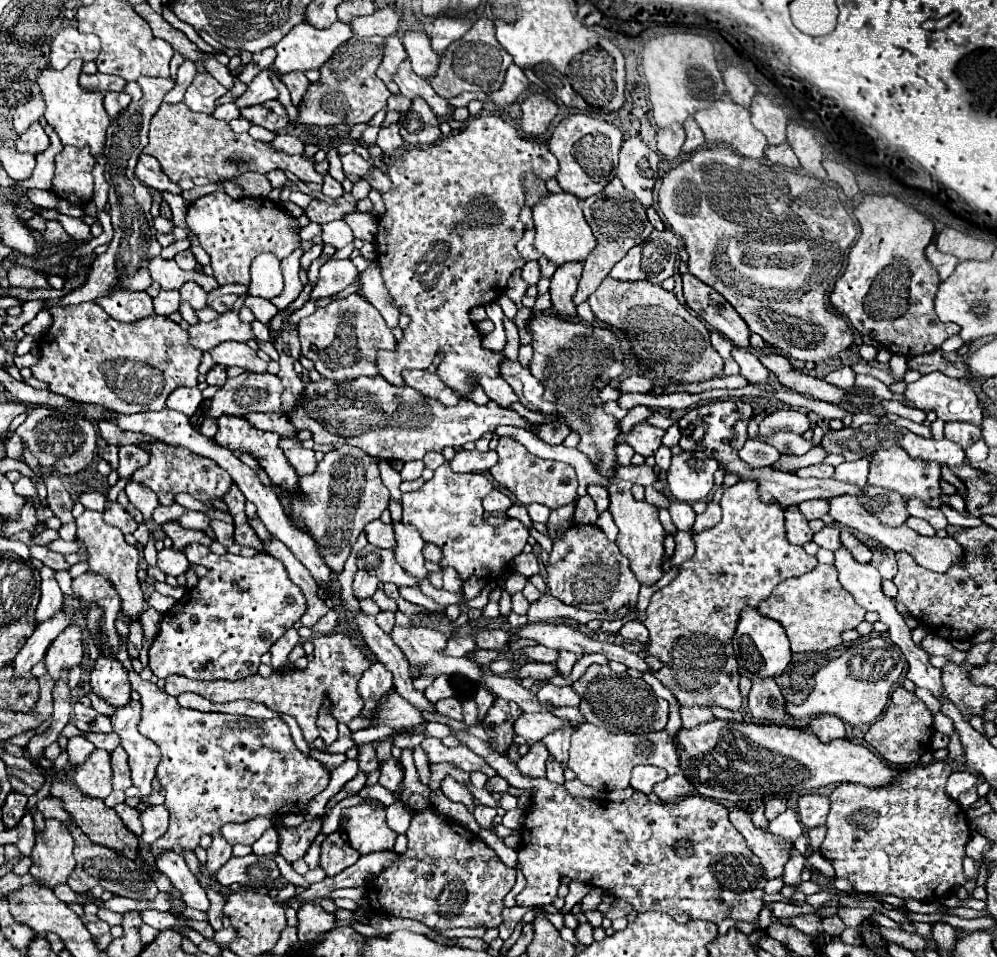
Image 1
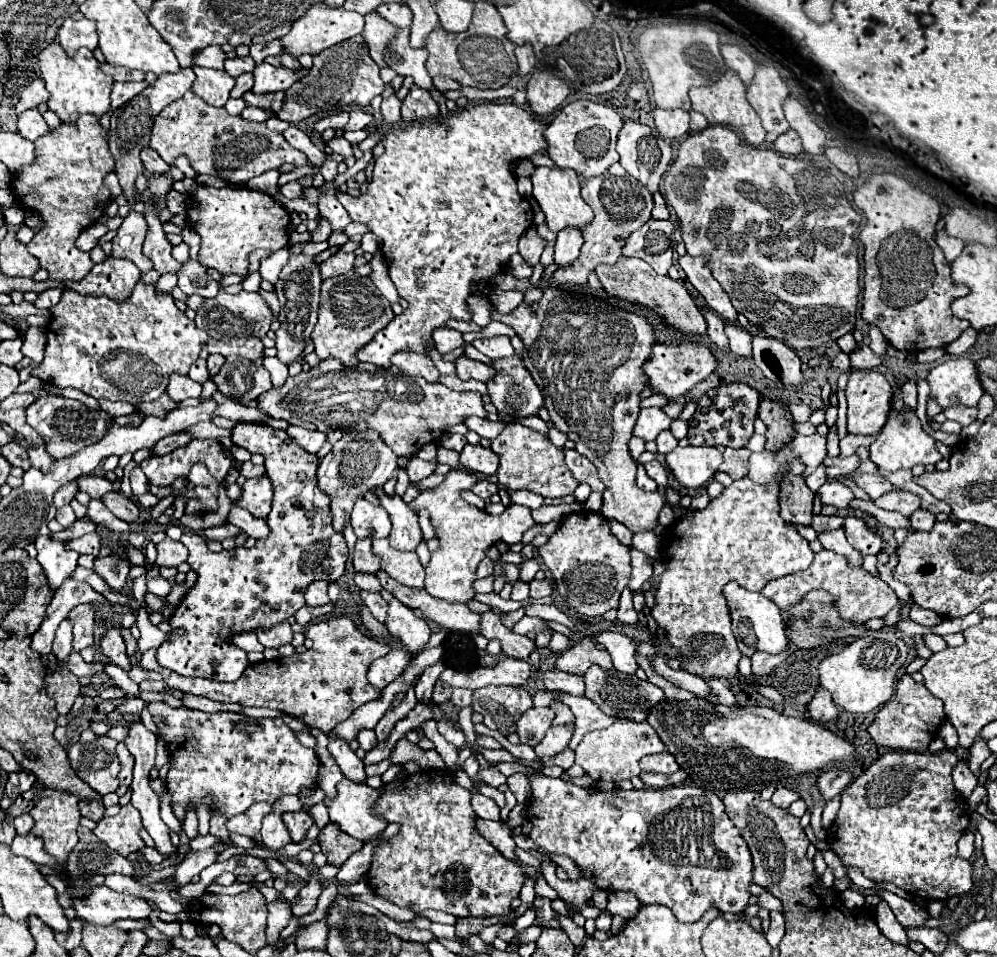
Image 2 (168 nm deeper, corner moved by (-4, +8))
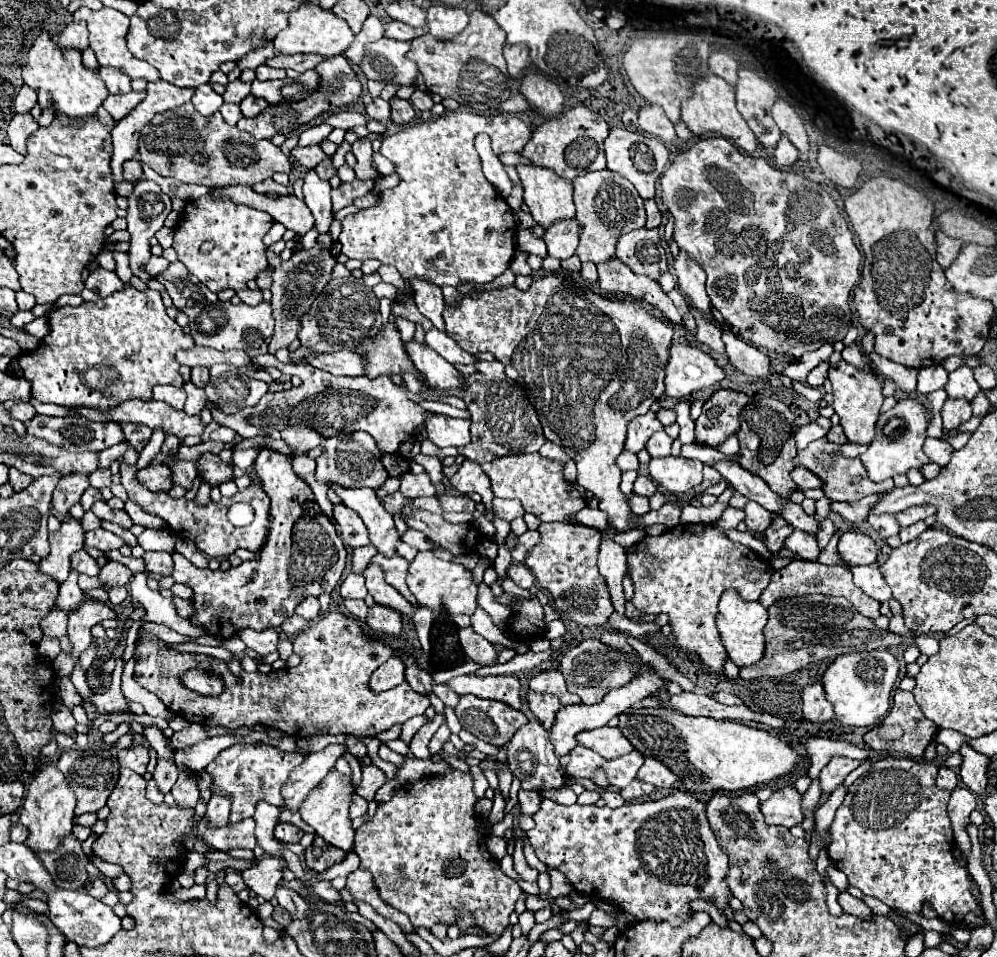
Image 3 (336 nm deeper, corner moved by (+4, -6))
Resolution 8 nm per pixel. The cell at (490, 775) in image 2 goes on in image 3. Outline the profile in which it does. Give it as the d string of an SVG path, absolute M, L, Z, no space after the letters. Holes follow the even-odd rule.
M453 770L445 774L427 776L415 784L403 786L391 800L377 806L377 812L355 836L355 852L361 858L361 868L369 870L379 898L405 912L415 928L431 930L435 924L451 926L459 916L471 914L475 924L489 934L501 936L509 926L509 914L515 908L521 888L515 880L505 876L499 868L499 860L489 854L485 836L477 830L479 816L475 814L475 802L479 798L473 792L473 776Z

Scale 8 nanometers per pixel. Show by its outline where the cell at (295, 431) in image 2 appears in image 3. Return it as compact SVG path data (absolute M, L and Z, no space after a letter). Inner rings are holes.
M289 426L289 428L281 430L281 438L289 444L289 448L295 456L305 456L311 448L315 448L323 442L323 438L319 438L319 434L315 434L315 430L307 430L307 426Z

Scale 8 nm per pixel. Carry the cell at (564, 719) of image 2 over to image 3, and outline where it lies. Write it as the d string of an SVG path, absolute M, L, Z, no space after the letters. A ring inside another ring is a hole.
M529 692L527 694L527 700L529 700L529 710L535 714L535 718L547 730L551 730L551 726L555 722L555 714L561 708L559 698L555 698L553 694L535 694L535 692Z

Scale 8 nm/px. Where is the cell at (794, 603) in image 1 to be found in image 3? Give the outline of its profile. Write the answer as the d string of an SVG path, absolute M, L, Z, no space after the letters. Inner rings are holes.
M799 560L799 562L789 562L785 568L779 570L779 574L775 574L775 578L771 580L771 586L767 586L767 590L761 594L759 602L769 608L775 602L789 598L789 596L805 596L805 594L825 594L825 596L843 596L847 600L851 600L851 604L859 610L859 614L877 620L881 616L879 612L879 602L869 598L867 594L863 594L855 582L853 582L853 574L851 570L843 568L843 566L825 566L819 562L809 562L809 560Z

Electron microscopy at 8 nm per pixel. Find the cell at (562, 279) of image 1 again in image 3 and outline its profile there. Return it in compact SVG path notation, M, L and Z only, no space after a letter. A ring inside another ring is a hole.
M555 222L551 230L545 232L545 244L549 250L549 256L567 260L569 256L575 254L577 244L579 244L579 222Z

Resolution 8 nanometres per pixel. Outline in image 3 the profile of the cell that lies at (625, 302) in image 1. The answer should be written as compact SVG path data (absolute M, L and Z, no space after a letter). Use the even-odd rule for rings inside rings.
M613 258L611 262L599 264L597 272L599 272L599 286L605 294L623 294L623 296L641 298L643 302L661 310L661 314L667 320L683 326L683 320L675 304L671 302L671 298L661 290L661 286L655 280L631 272L617 258Z

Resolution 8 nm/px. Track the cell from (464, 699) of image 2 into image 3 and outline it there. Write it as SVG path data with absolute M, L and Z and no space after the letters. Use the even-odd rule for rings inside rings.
M435 684L435 686L433 686L433 694L435 694L445 706L449 706L449 708L453 708L453 706L459 702L459 696L457 696L453 690L449 690L445 684Z

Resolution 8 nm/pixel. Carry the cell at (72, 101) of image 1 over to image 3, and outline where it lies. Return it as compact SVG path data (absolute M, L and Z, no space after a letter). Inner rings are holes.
M41 34L29 50L29 60L23 68L23 80L29 88L37 92L39 106L43 110L53 106L55 116L67 116L71 120L93 116L99 110L101 102L109 96L99 74L87 70L81 64L81 54L77 50L61 52L59 46L47 34Z

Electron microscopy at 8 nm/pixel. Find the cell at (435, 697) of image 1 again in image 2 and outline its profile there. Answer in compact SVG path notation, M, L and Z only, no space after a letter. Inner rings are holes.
M503 658L493 666L479 666L475 670L459 672L453 668L445 668L439 680L447 682L449 686L477 690L487 684L509 684L509 686L523 686L531 676L531 664L527 660Z

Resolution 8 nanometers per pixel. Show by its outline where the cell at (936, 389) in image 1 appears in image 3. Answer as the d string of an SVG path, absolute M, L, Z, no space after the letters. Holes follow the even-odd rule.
M961 366L949 374L949 382L945 384L945 392L949 398L965 398L967 402L973 402L973 398L979 394L979 384L973 378L973 370L969 366Z

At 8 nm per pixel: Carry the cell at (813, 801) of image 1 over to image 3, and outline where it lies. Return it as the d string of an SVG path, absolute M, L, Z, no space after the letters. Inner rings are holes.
M839 756L831 758L829 764L819 774L821 792L831 794L833 790L837 790L843 784L843 780L847 778L847 774L851 770L855 770L859 764L861 764L859 760L851 760L851 758L839 758Z

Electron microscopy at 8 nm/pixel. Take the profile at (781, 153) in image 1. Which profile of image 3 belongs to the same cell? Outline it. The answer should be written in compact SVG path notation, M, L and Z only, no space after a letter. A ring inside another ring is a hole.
M781 138L775 152L773 152L773 156L775 156L775 164L779 168L787 168L799 158L799 152L795 150L795 146L787 138Z

